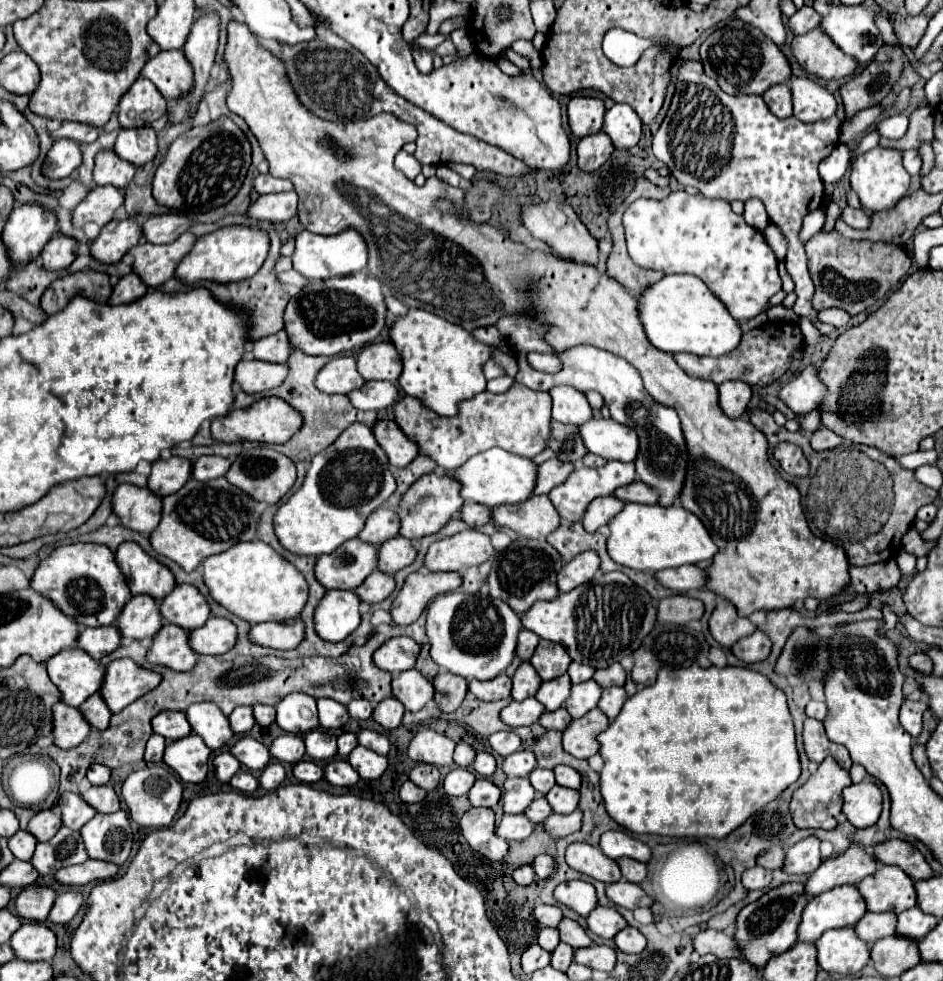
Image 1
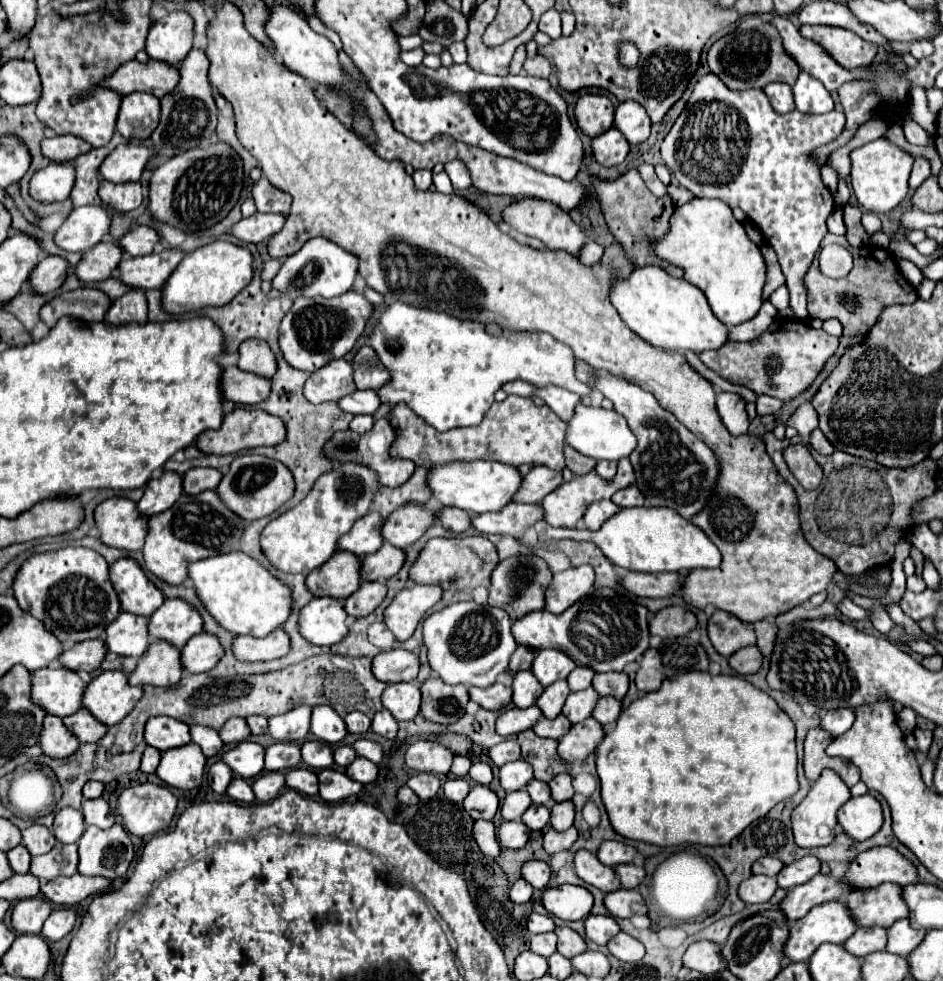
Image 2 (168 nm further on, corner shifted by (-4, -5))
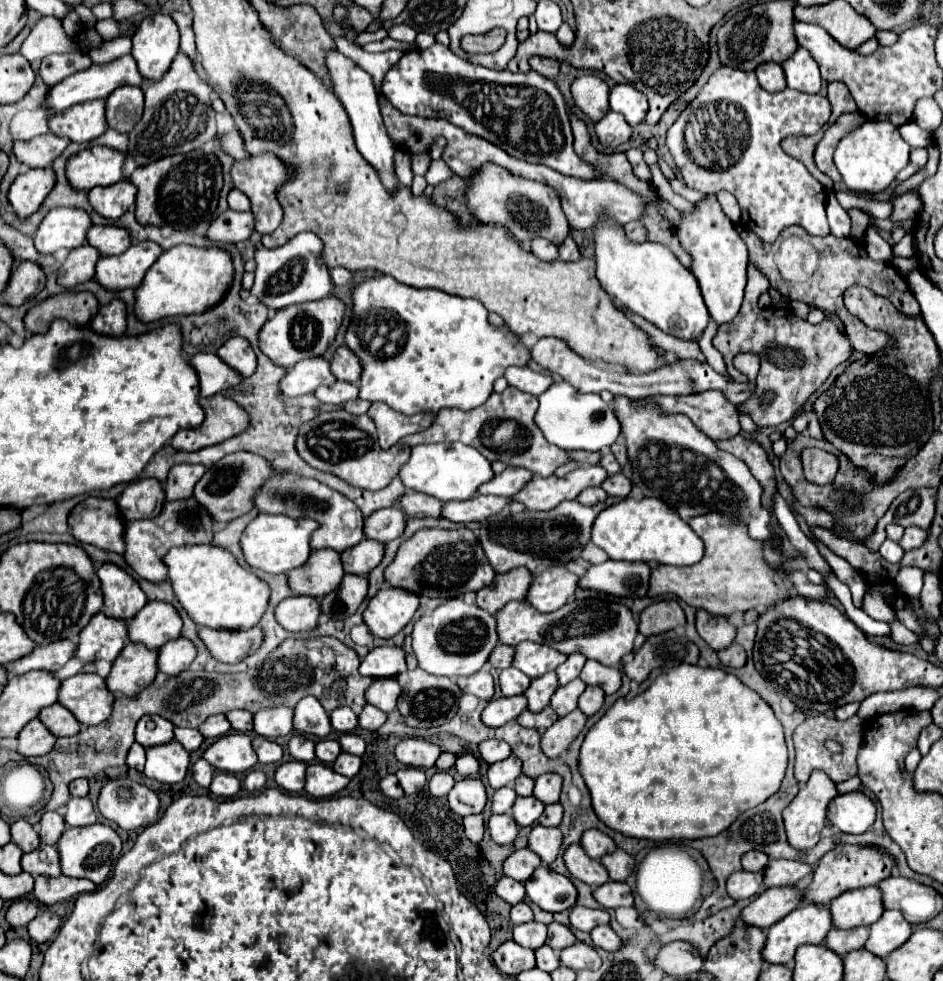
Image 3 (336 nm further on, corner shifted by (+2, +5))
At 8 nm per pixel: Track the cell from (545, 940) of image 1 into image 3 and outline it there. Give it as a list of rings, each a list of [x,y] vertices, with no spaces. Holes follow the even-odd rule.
[[[526,922],[514,926],[514,942],[524,948],[538,950],[546,942],[546,926],[540,922]]]

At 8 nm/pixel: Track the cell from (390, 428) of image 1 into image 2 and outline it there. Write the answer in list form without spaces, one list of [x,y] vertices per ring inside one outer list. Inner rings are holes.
[[[378,418],[378,420],[374,422],[372,430],[366,432],[364,436],[360,436],[360,434],[356,434],[356,432],[352,432],[352,430],[336,432],[334,438],[330,438],[330,440],[326,442],[324,450],[326,450],[326,454],[328,454],[330,460],[338,460],[338,462],[356,460],[356,462],[364,462],[368,468],[372,468],[372,470],[378,472],[380,482],[382,482],[384,486],[392,486],[392,488],[394,488],[394,486],[404,484],[404,482],[412,476],[412,472],[414,472],[414,462],[412,462],[412,460],[402,460],[402,458],[392,458],[392,456],[388,454],[388,450],[390,450],[390,446],[392,446],[392,434],[394,434],[394,430],[392,430],[390,422],[388,422],[386,418]]]

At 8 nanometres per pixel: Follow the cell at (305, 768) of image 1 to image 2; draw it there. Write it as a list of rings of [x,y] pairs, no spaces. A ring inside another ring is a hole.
[[[294,768],[286,774],[286,786],[306,796],[318,794],[318,774],[310,768]]]

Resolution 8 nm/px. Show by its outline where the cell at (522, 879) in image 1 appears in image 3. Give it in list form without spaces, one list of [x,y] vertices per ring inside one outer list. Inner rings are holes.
[[[502,876],[496,886],[494,886],[494,892],[496,896],[500,896],[504,902],[508,904],[518,904],[524,900],[524,884],[522,882],[516,882],[516,880],[510,880],[508,876]]]

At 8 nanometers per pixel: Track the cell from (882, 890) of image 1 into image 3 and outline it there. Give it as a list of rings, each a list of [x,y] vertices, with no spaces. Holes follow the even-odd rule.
[[[876,886],[862,890],[848,890],[832,900],[830,914],[832,926],[850,930],[858,926],[870,926],[882,916],[882,894]]]

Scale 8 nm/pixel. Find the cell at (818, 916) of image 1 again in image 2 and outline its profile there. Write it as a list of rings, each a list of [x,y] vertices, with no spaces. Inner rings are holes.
[[[826,902],[826,904],[820,904],[820,906],[812,908],[804,918],[792,922],[790,936],[788,936],[788,942],[784,946],[784,954],[792,962],[806,962],[806,960],[810,960],[810,956],[814,954],[814,950],[820,944],[824,944],[824,942],[844,944],[848,940],[848,936],[852,936],[856,930],[858,930],[856,918],[852,918],[852,912],[846,908],[846,904]]]

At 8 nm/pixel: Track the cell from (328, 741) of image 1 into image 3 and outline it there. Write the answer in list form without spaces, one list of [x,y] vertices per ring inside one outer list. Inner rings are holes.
[[[294,734],[288,742],[288,754],[298,762],[312,762],[314,756],[314,742],[302,734]]]

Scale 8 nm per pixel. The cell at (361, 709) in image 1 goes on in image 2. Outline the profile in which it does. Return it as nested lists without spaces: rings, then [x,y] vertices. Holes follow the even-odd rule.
[[[350,712],[346,714],[344,722],[346,722],[348,732],[356,732],[356,734],[370,730],[370,724],[372,724],[372,720],[364,712]]]

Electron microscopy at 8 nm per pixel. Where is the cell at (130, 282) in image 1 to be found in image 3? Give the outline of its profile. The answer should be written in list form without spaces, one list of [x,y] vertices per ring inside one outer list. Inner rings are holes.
[[[112,300],[108,306],[102,306],[94,316],[90,330],[102,336],[122,336],[126,330],[126,306],[120,300]]]

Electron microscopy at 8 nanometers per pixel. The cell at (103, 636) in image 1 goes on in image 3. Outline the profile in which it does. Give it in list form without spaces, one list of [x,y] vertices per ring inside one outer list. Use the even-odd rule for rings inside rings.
[[[58,640],[48,646],[36,646],[34,652],[26,654],[20,660],[14,660],[12,664],[6,664],[8,674],[26,674],[30,670],[46,670],[46,672],[56,672],[60,670],[72,656],[74,656],[76,644],[72,640]]]

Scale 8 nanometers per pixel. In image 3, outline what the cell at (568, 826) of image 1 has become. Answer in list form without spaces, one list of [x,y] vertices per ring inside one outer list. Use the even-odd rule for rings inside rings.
[[[538,824],[528,834],[528,848],[536,852],[540,860],[546,864],[552,864],[556,860],[560,846],[562,846],[562,832],[558,832],[558,828],[544,828]]]

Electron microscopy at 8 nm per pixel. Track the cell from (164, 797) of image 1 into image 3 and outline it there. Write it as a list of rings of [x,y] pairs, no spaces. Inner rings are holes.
[[[130,778],[108,780],[100,788],[98,812],[122,830],[136,830],[154,824],[158,818],[158,794]]]

